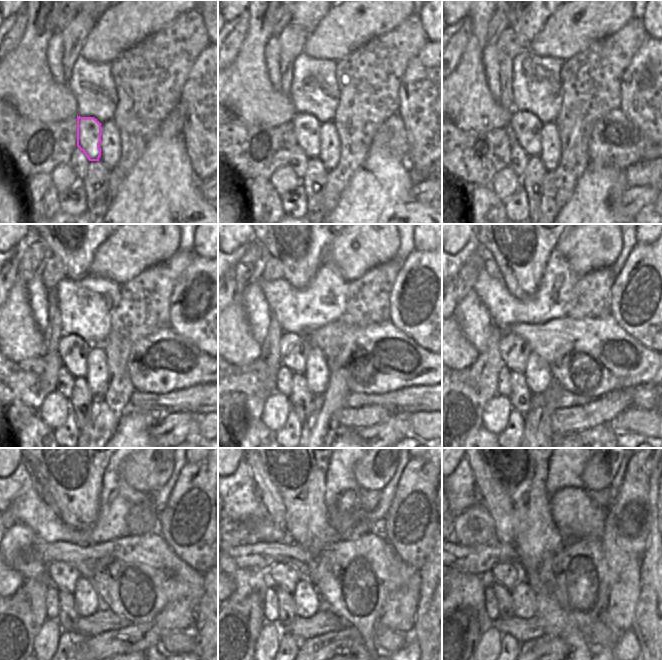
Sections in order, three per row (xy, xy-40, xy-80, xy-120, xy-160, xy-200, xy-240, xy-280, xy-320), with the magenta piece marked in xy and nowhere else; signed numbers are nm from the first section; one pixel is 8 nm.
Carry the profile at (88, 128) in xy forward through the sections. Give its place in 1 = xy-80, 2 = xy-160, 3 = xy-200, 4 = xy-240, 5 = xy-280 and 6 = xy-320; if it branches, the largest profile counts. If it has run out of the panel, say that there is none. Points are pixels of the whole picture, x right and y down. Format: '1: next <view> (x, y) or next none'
1: next xy-80 (525, 127)
2: next xy-160 (293, 349)
3: next xy-200 (515, 351)
4: next xy-240 (64, 576)
5: next xy-280 (285, 576)
6: next xy-320 (508, 574)

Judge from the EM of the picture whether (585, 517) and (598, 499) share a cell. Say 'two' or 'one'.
two

